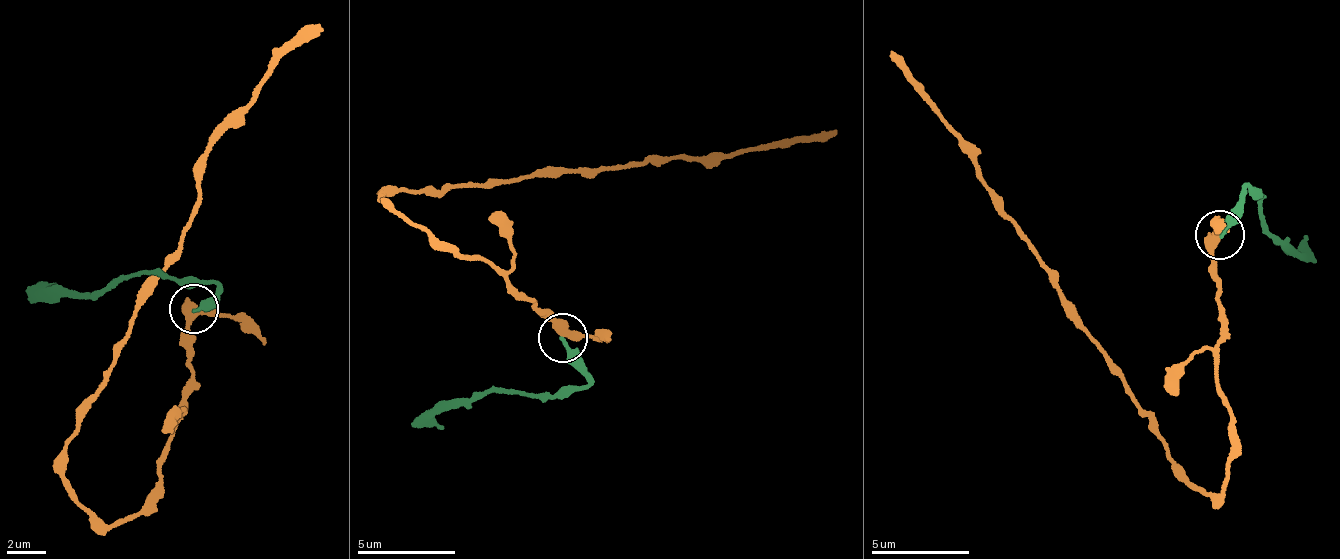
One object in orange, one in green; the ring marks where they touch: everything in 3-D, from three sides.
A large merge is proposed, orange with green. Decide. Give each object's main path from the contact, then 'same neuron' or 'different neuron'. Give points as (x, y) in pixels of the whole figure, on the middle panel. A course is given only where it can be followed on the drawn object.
orange via (563, 338), (524, 291), (382, 198), (838, 135) | green via (563, 338), (585, 377), (586, 385), (541, 393), (446, 403), (412, 424) | different neuron

